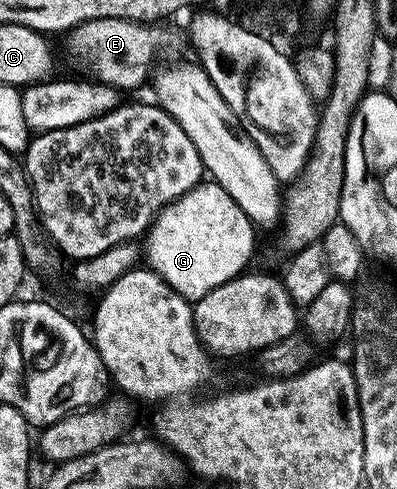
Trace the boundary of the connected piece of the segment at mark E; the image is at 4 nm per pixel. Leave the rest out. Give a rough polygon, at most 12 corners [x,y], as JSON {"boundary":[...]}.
{"boundary":[[90,20],[69,39],[96,81],[135,88],[152,75],[162,27]]}

